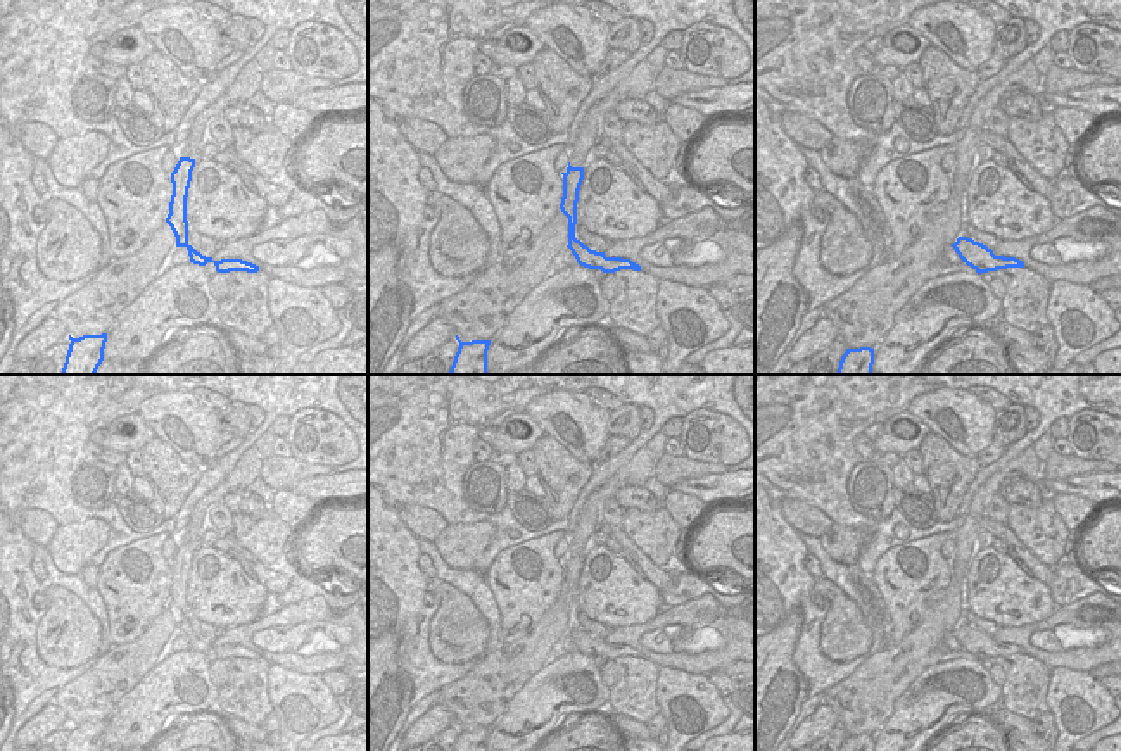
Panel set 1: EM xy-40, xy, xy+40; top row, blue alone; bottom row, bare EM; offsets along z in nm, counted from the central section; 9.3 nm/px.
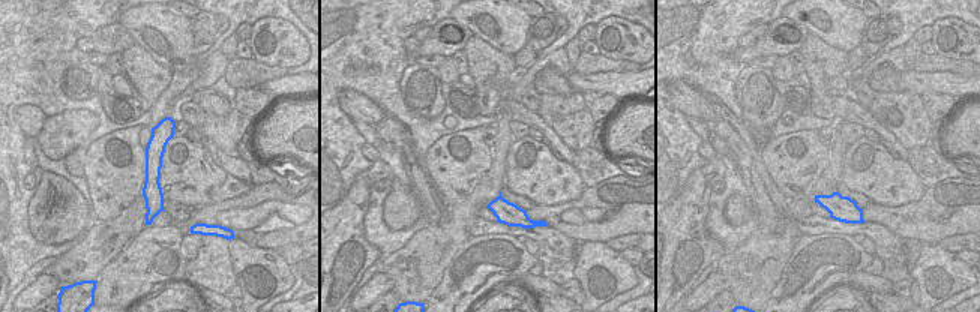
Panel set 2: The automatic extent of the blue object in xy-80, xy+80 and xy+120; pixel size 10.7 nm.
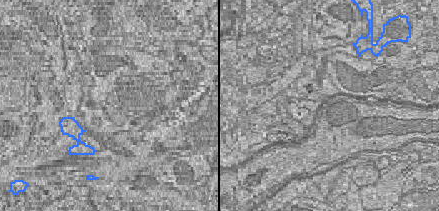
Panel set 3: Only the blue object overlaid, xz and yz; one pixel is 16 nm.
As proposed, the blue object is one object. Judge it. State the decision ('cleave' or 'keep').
cleave

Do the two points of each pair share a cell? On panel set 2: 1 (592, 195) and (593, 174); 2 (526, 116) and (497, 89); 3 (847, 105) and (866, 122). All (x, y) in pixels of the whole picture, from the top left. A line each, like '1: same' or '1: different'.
1: different
2: different
3: same

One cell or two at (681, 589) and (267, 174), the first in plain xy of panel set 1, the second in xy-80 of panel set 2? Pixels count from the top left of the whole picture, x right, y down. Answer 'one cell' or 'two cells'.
one cell

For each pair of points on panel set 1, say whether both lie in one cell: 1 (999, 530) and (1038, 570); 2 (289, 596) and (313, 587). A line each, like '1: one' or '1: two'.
1: one
2: one

